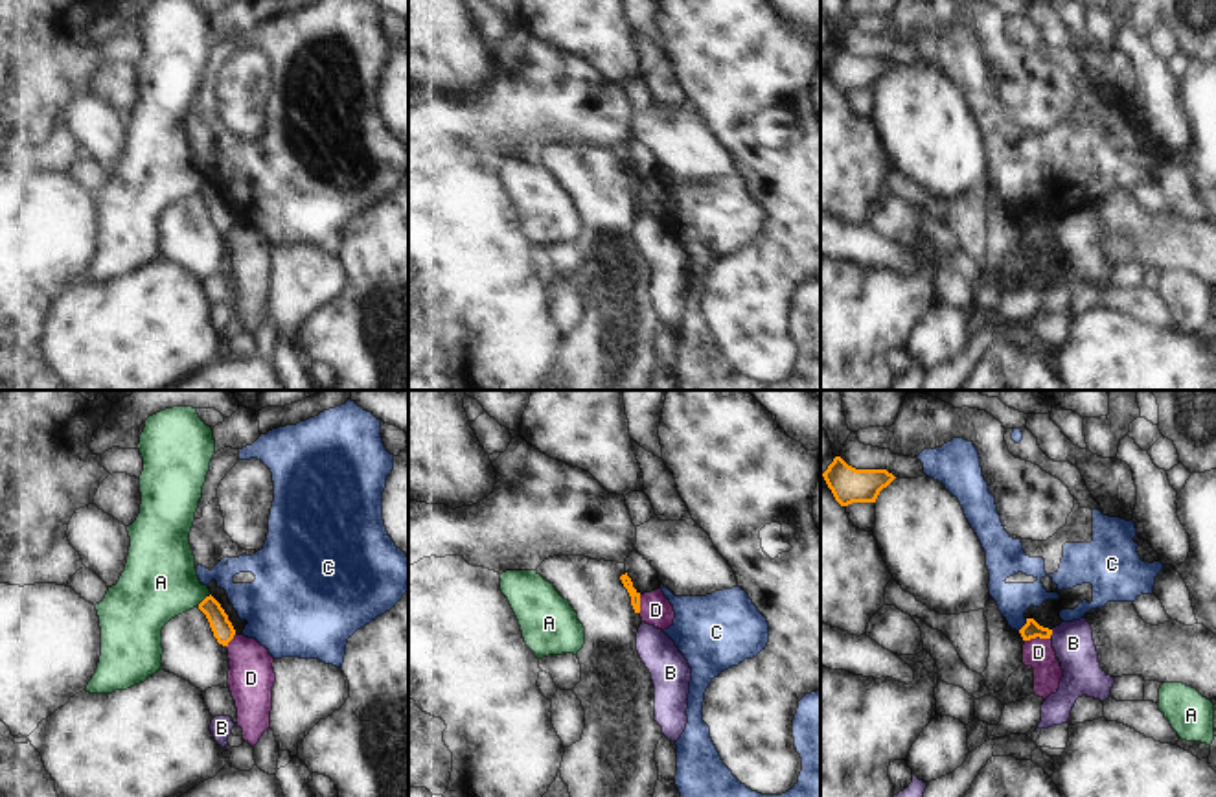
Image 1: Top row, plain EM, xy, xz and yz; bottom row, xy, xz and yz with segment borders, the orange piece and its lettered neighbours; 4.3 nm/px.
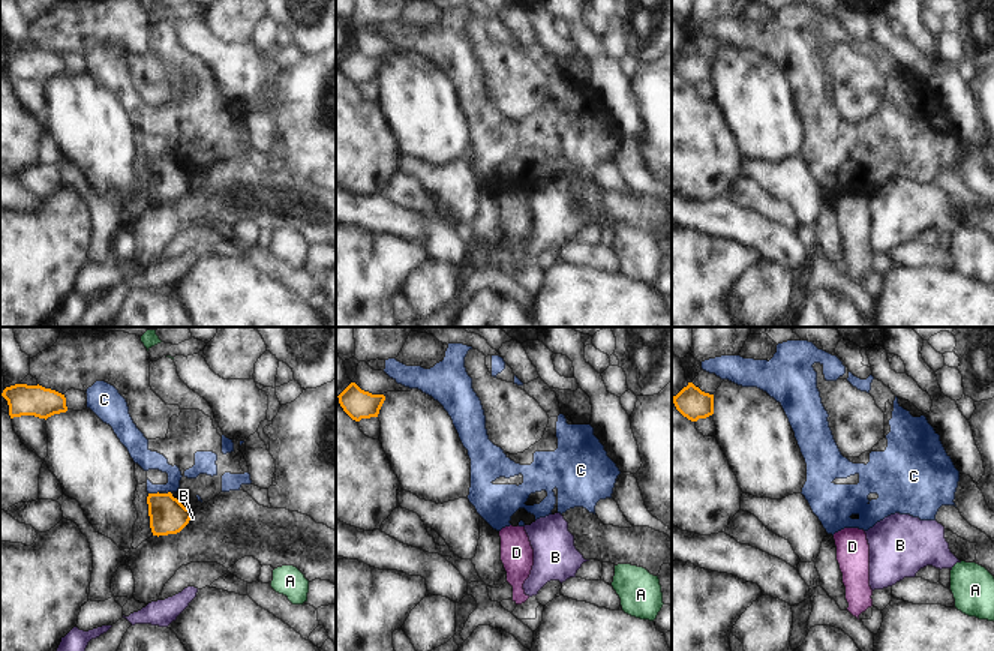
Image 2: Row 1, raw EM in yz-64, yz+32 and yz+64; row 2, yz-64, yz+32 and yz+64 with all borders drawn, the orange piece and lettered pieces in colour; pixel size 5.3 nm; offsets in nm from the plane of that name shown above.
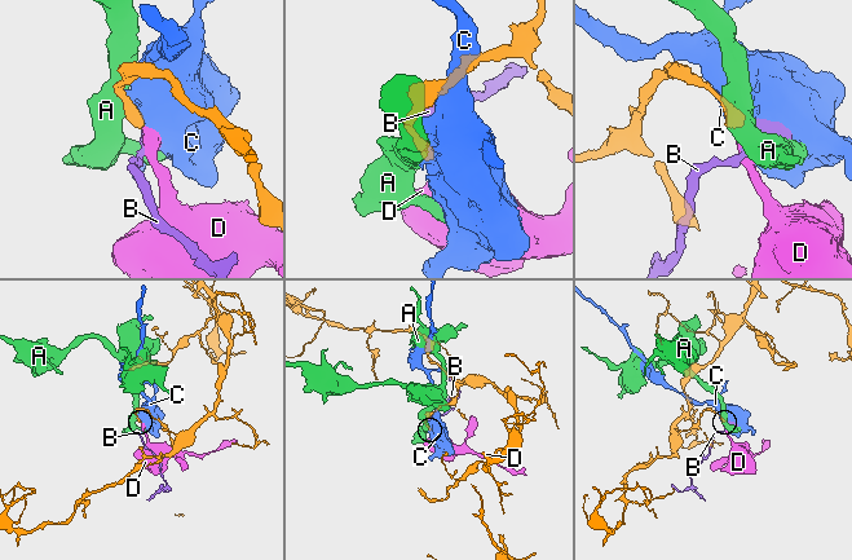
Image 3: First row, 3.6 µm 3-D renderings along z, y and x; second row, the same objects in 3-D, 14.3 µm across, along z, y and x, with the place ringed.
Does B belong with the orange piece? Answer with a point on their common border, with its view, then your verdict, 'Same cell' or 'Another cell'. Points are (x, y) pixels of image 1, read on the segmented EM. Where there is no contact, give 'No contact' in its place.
Touches orange at yz (1051, 634). Another cell

